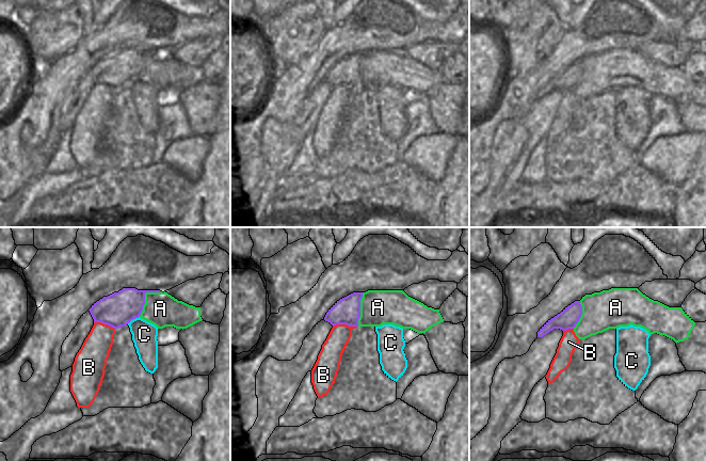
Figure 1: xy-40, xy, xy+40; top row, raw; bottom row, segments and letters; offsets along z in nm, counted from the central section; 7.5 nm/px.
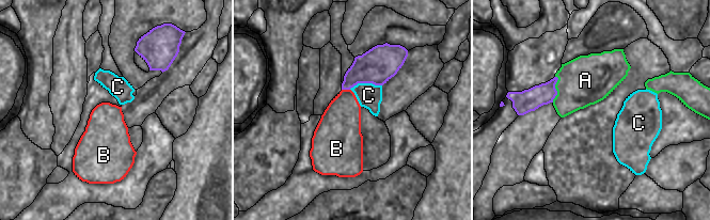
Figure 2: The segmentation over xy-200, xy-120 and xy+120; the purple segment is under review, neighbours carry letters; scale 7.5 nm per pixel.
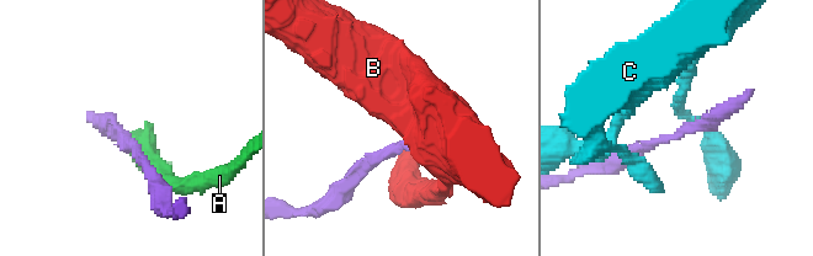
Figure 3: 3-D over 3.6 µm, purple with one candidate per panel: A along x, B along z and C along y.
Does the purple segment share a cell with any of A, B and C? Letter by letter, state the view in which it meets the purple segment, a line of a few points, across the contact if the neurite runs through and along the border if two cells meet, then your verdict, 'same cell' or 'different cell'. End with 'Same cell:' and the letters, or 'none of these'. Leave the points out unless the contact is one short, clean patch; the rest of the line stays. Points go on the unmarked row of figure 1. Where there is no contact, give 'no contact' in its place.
A: contact in xy-40; different cell
B: contact in xy; line xy (356, 86), (335, 85), (333, 88); different cell
C: contact in xy-40; line xy-40 (139, 77), (127, 84); different cell
Same cell: none of these

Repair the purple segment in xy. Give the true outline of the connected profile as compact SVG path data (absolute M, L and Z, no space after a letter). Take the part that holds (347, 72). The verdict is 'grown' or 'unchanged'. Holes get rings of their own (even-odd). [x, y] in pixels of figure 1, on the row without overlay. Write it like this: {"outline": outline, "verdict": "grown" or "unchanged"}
{"outline": "M353 53L340 60L328 70L324 81L330 83L333 88L336 85L358 88L362 59L363 53Z", "verdict": "unchanged"}

